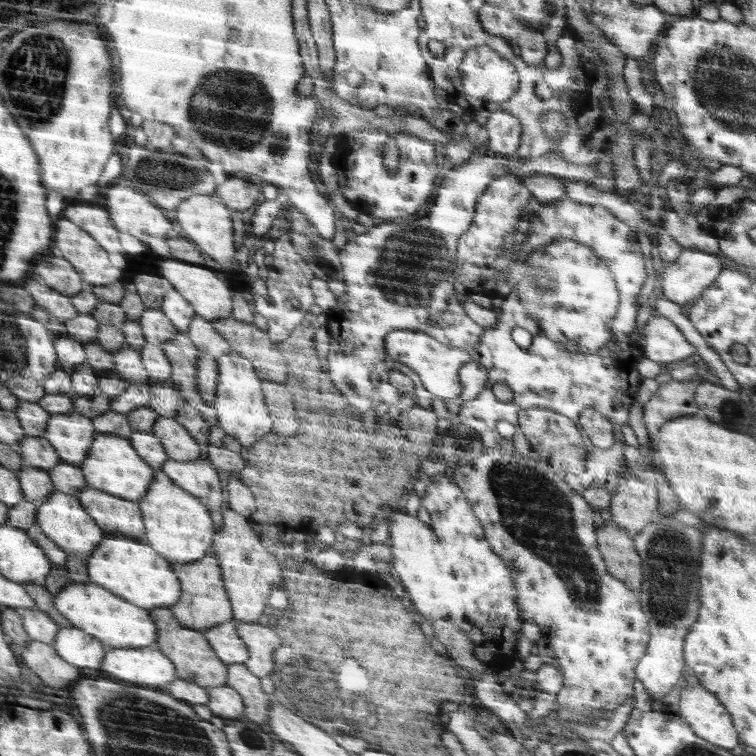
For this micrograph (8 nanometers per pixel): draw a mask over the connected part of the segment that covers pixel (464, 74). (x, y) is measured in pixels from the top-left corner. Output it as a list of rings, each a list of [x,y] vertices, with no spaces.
[[[474,46],[467,50],[459,70],[464,92],[475,100],[504,102],[518,90],[516,68],[490,46]]]

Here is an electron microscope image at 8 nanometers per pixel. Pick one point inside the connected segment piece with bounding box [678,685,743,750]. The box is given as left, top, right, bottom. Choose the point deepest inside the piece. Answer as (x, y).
(710, 720)

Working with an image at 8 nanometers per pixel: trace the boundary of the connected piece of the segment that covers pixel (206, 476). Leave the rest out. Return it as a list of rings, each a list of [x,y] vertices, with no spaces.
[[[172,459],[162,464],[165,472],[179,487],[199,498],[208,509],[218,511],[224,504],[224,490],[214,463],[208,460],[178,462]]]

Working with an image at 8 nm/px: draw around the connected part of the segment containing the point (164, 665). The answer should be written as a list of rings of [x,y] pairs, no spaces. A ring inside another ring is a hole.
[[[154,647],[110,650],[105,660],[101,662],[101,666],[106,674],[112,674],[118,680],[128,680],[128,682],[132,680],[134,684],[140,686],[156,686],[161,689],[178,679],[176,664]]]

